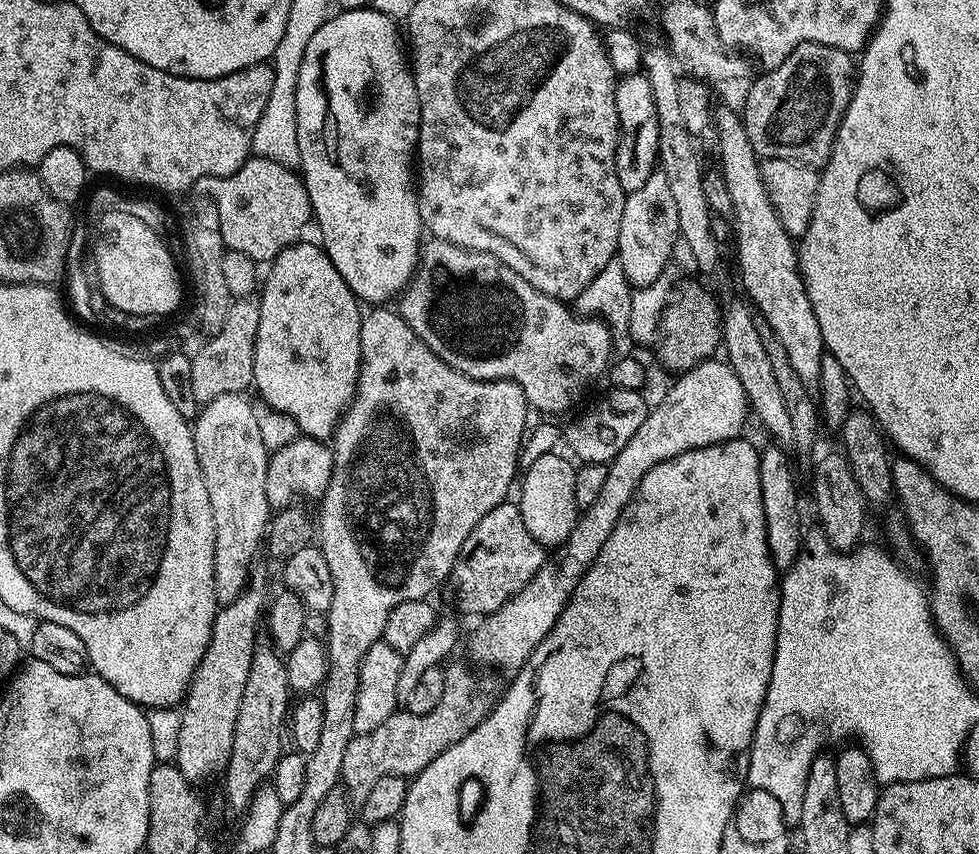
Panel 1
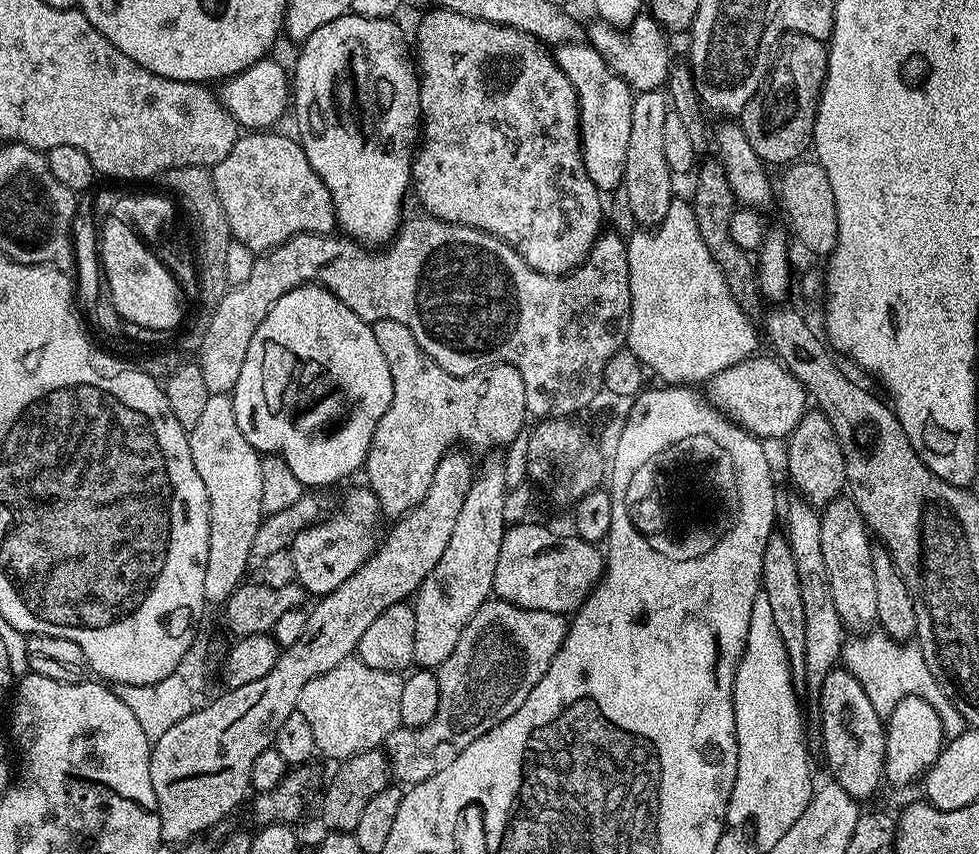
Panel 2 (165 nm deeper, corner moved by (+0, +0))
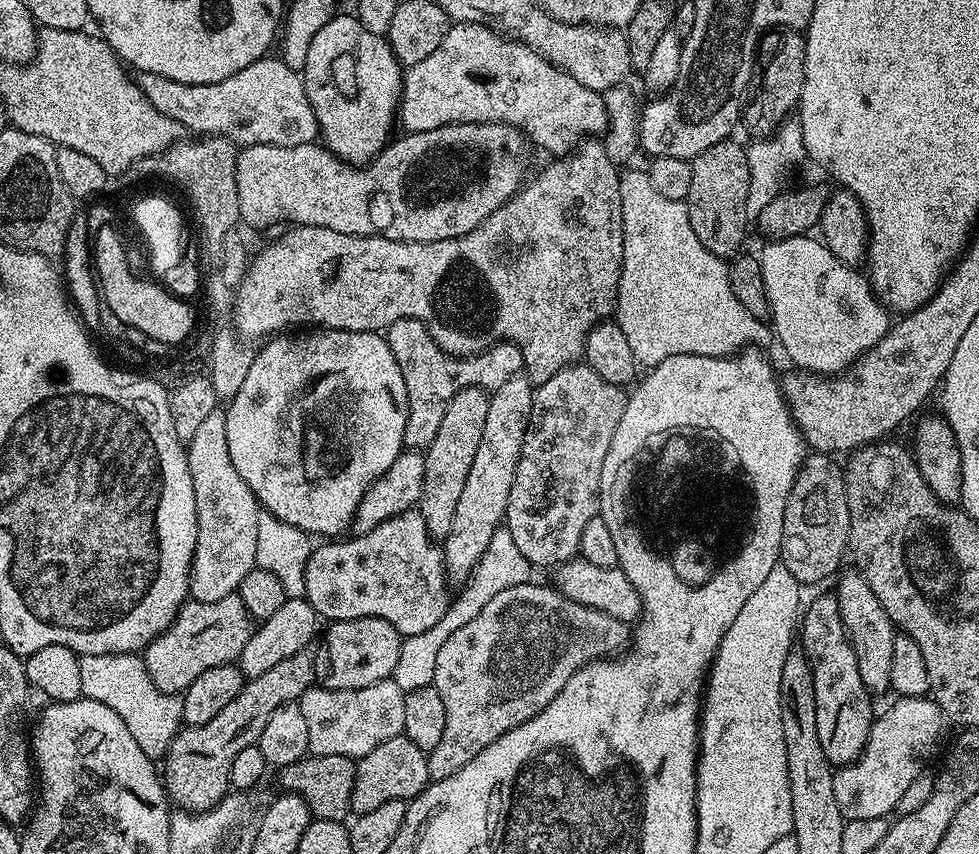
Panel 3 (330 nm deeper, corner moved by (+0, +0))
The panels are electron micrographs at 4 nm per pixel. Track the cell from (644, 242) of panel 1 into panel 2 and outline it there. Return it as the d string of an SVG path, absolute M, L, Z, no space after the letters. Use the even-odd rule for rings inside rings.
M663 91L639 93L633 99L630 114L630 142L626 145L626 162L624 163L623 188L626 198L630 198L630 210L636 224L655 226L666 218L666 210L670 210L674 199L672 180L674 174L670 166L666 166L662 130L670 111L670 101Z

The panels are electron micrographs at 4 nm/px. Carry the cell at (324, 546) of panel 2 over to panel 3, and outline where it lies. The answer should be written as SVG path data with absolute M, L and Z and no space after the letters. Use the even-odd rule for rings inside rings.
M419 510L403 512L382 526L374 526L361 536L337 539L313 547L306 562L306 590L303 599L314 606L317 617L325 621L353 620L354 618L382 618L400 632L401 637L422 634L430 630L446 614L450 603L450 581L444 570L441 545L426 530L426 518Z

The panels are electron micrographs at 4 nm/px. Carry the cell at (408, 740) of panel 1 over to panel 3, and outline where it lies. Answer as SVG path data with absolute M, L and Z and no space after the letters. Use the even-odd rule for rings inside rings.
M536 583L510 586L510 590L494 594L494 598L478 610L478 618L470 618L466 626L454 630L454 634L442 642L431 687L438 690L446 705L446 731L442 733L438 746L428 753L429 781L458 774L458 770L462 770L470 758L478 758L490 742L502 738L502 734L522 726L522 722L546 710L546 706L558 698L562 686L566 686L566 682L570 682L582 666L625 651L630 640L629 625L610 618L610 614L602 614L602 610L587 608L566 598L555 587L548 585L547 588Z

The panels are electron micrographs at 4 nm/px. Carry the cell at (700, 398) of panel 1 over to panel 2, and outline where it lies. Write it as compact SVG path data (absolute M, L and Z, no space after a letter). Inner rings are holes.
M753 354L747 360L726 370L718 370L706 381L706 399L713 408L728 417L737 428L742 428L761 441L783 441L798 426L806 411L804 387L790 374L775 355Z

